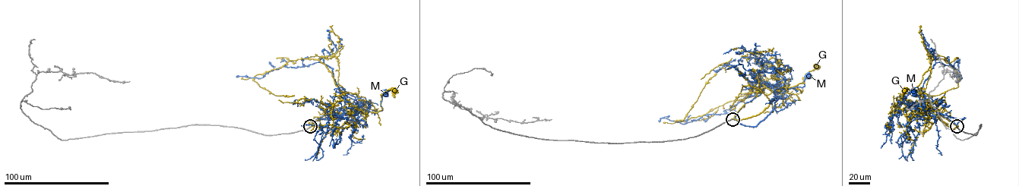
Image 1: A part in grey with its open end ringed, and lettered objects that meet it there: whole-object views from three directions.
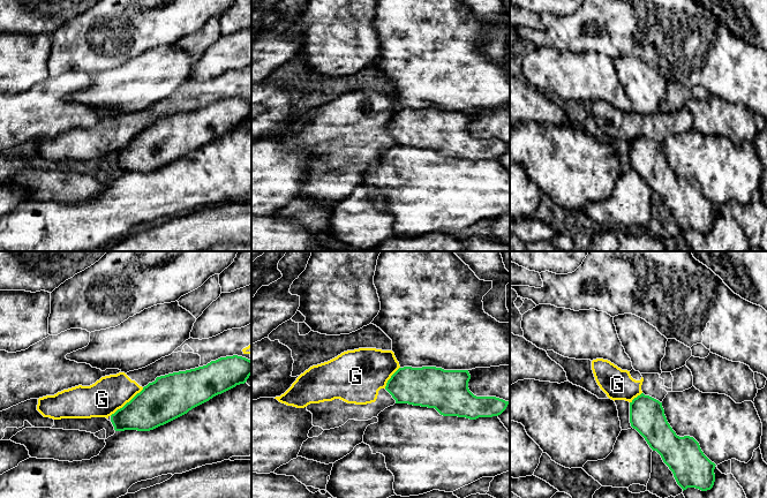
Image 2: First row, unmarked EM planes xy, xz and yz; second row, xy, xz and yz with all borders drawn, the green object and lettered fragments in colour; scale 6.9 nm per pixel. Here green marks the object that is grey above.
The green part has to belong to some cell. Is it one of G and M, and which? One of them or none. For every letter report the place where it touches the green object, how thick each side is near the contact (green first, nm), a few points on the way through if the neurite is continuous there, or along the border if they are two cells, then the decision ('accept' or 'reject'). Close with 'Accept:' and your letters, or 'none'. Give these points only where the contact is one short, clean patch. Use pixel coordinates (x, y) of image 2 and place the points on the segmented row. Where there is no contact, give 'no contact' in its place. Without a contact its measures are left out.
G: xy (127, 402) | 300/260 nm | reject
M: no contact | accept
Accept: M

